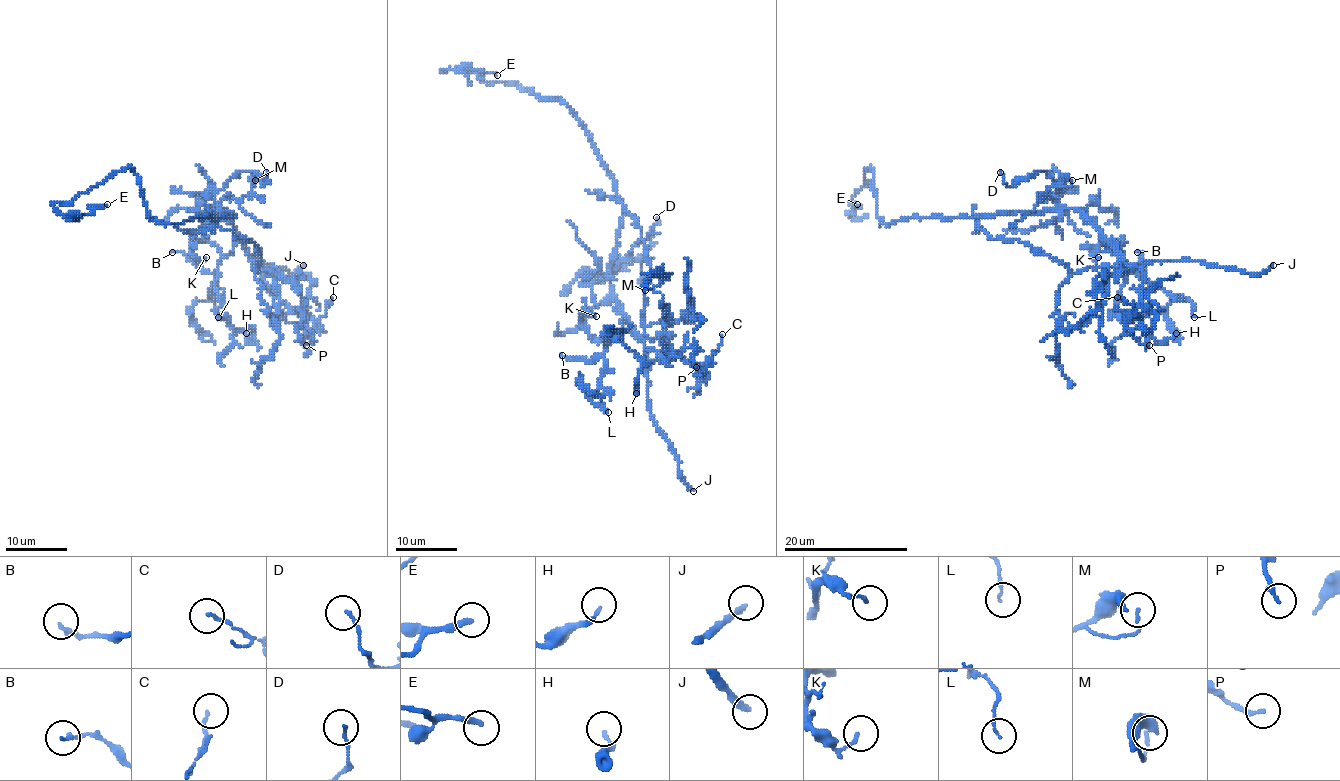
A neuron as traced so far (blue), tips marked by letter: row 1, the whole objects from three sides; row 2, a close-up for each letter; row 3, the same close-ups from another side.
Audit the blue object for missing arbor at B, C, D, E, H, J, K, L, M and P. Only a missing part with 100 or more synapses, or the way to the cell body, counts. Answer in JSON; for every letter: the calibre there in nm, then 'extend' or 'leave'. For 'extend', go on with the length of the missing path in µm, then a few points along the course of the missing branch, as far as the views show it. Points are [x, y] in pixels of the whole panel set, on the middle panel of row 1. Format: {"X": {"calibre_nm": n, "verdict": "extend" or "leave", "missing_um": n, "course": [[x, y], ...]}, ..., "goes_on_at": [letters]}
{"B": {"calibre_nm": 160, "verdict": "leave"}, "C": {"calibre_nm": 120, "verdict": "leave"}, "D": {"calibre_nm": 120, "verdict": "leave"}, "E": {"calibre_nm": 260, "verdict": "leave"}, "H": {"calibre_nm": 180, "verdict": "leave"}, "J": {"calibre_nm": 240, "verdict": "extend", "missing_um": 80}, "K": {"calibre_nm": 140, "verdict": "leave"}, "L": {"calibre_nm": 90, "verdict": "leave"}, "M": {"calibre_nm": 100, "verdict": "leave"}, "P": {"calibre_nm": 180, "verdict": "leave"}, "goes_on_at": ["J"]}

